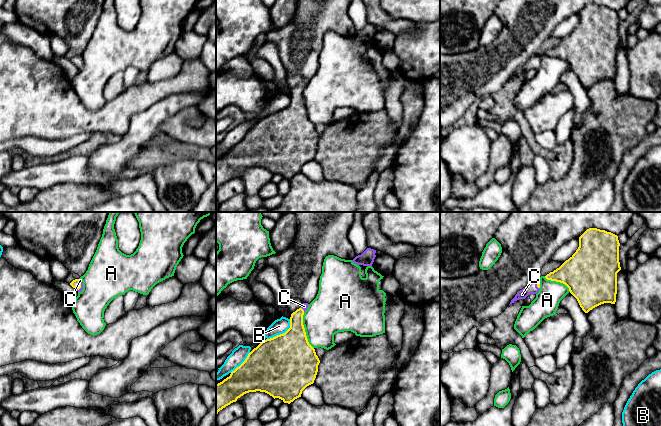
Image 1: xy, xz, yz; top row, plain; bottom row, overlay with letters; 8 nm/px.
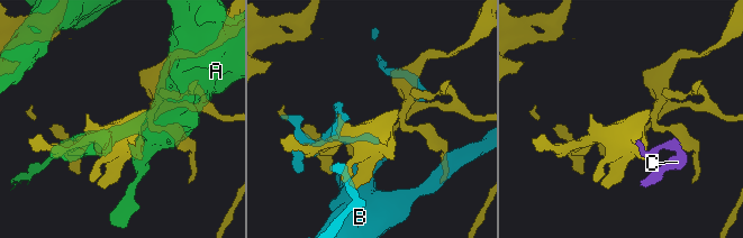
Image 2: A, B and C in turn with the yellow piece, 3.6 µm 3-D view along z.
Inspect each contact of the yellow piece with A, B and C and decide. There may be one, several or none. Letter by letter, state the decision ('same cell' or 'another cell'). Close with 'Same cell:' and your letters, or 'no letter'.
A: another cell
B: another cell
C: same cell
Same cell: C

